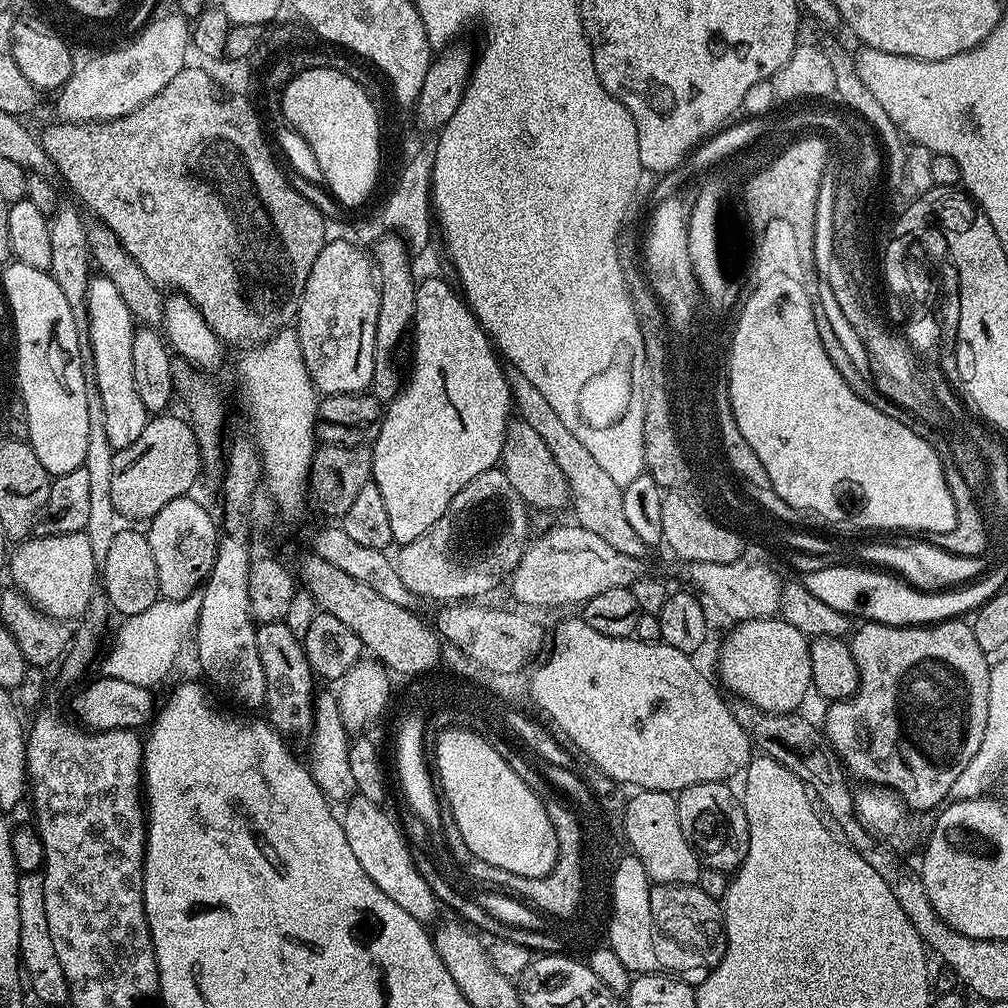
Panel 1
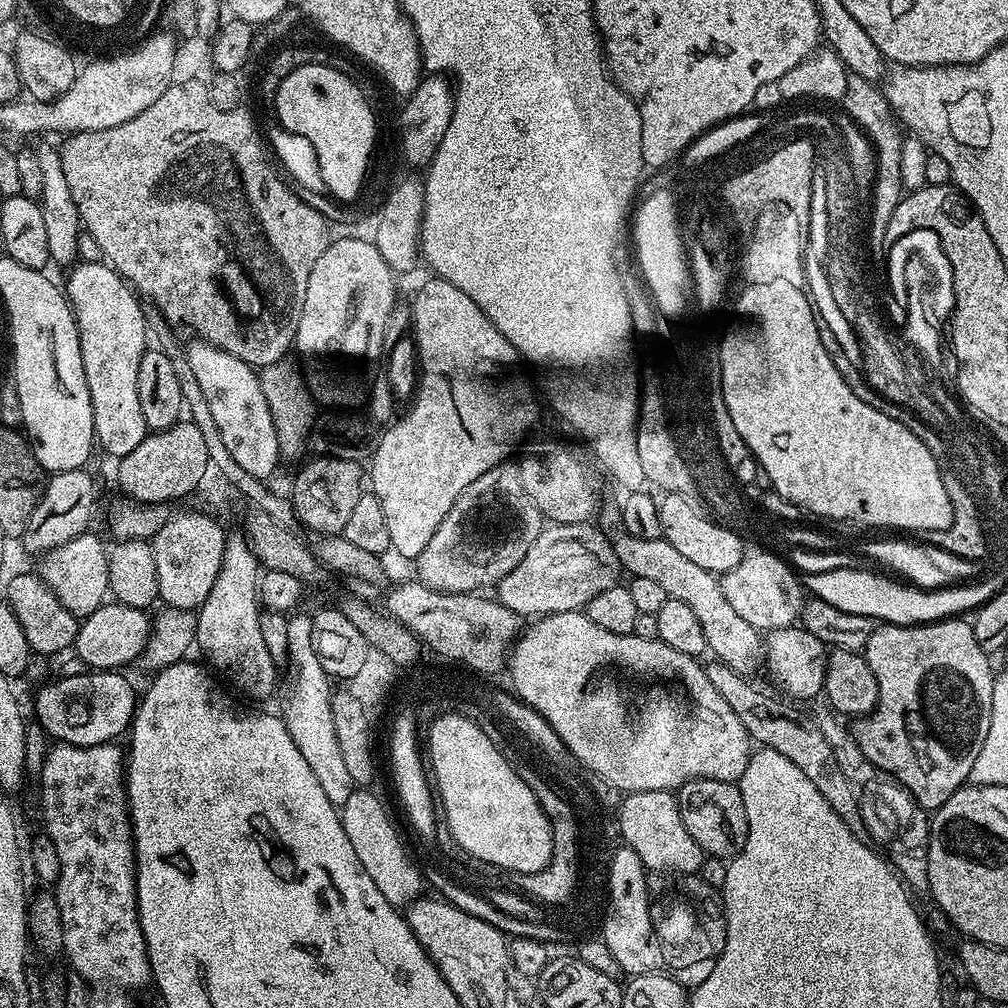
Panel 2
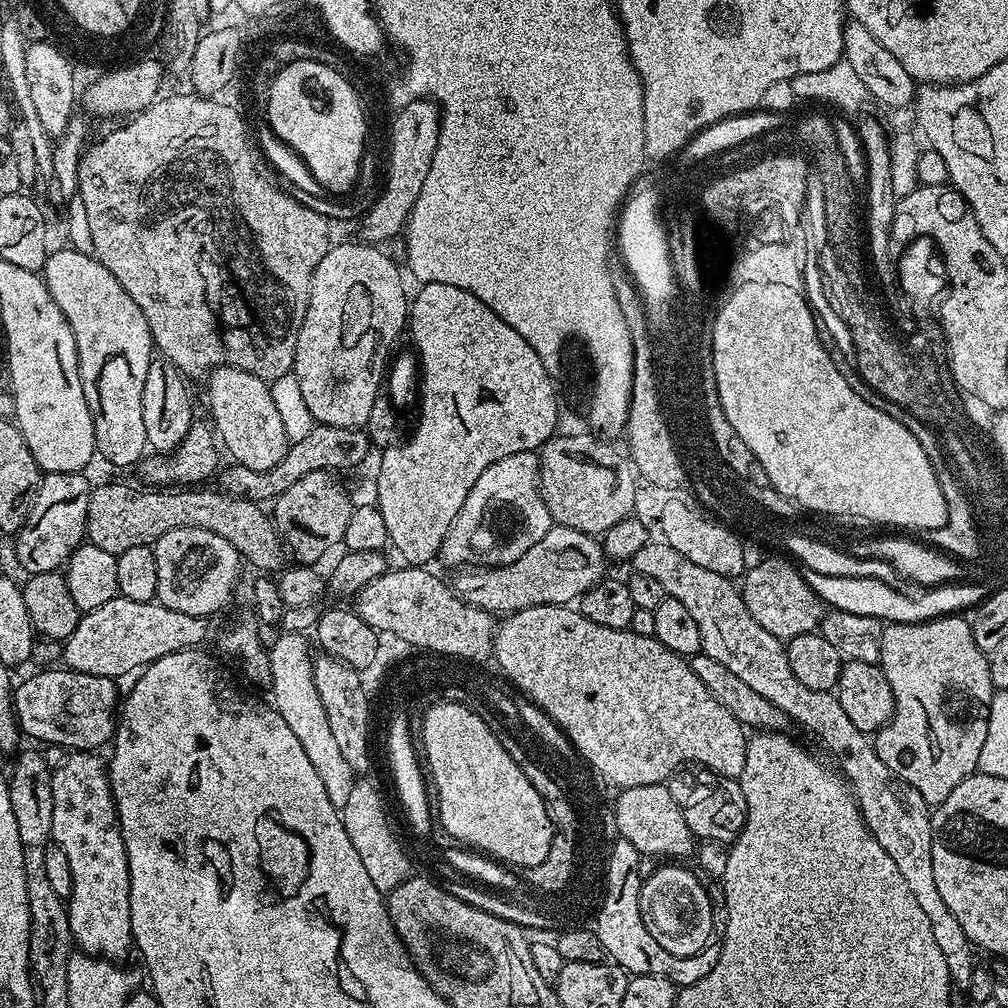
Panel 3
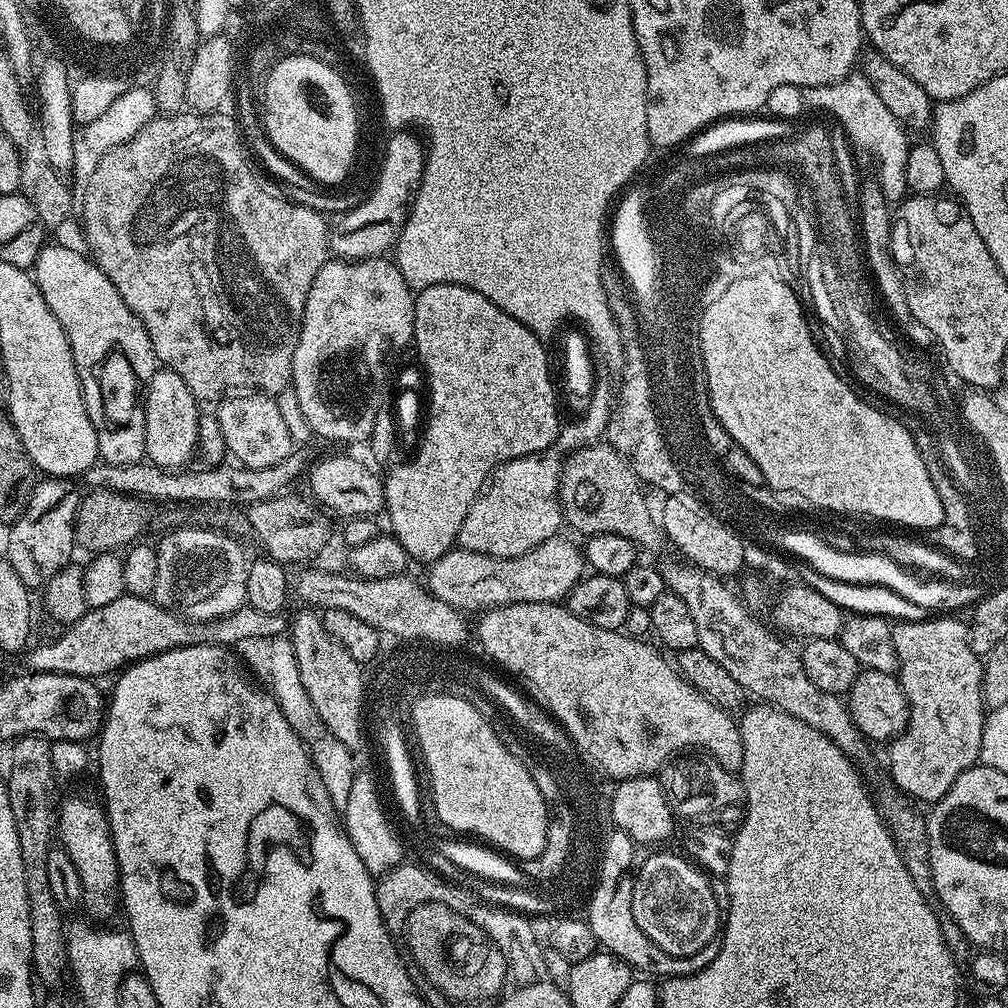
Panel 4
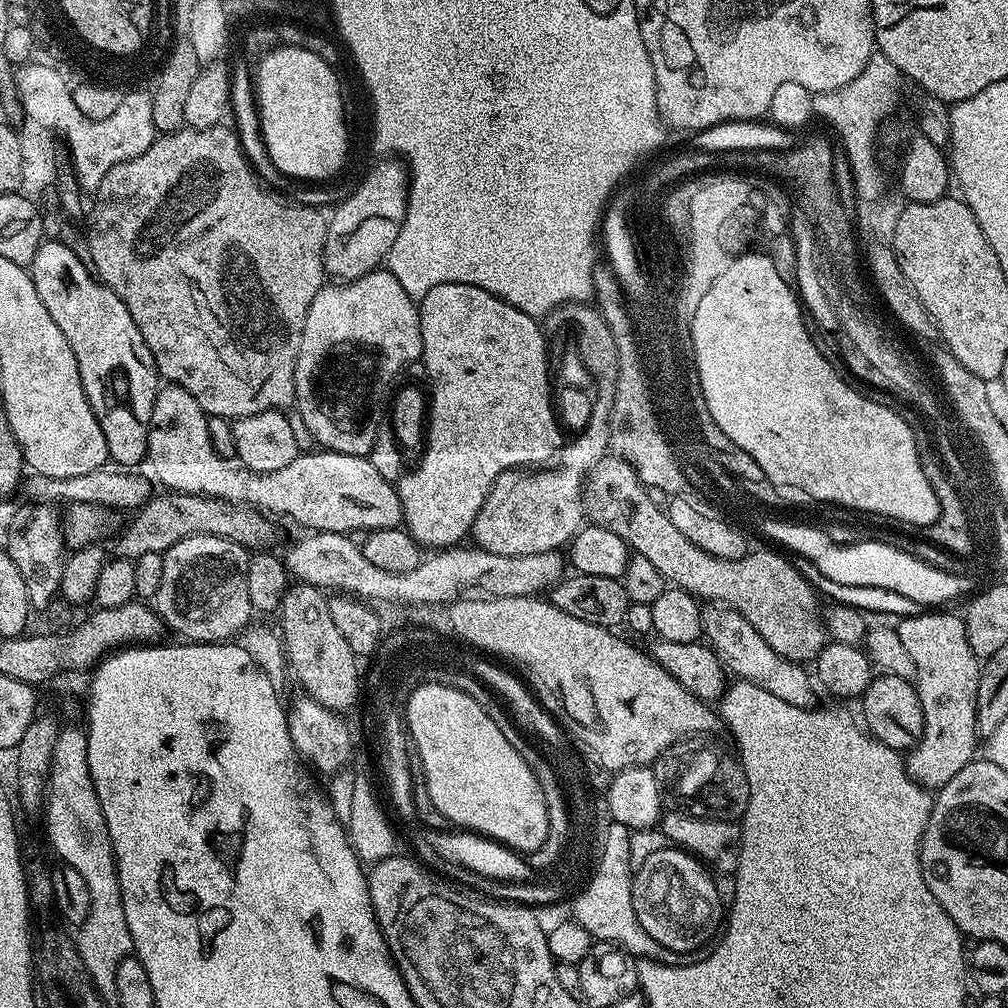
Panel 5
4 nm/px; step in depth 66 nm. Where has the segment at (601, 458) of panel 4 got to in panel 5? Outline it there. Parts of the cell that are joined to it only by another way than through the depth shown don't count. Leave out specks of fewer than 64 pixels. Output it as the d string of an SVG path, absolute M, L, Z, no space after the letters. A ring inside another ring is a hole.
M609 454L599 460L596 467L588 473L584 481L584 511L591 523L600 528L610 530L618 534L628 543L629 549L635 555L647 558L662 574L669 585L681 588L696 597L701 602L711 602L716 606L733 608L762 638L766 640L766 646L777 652L782 658L793 662L812 662L820 655L826 645L826 629L822 619L822 604L818 599L815 588L806 582L806 578L796 569L795 563L787 555L776 552L749 551L737 560L714 558L712 554L706 554L704 550L694 546L688 538L678 531L678 526L670 522L667 511L660 508L651 500L649 489L640 483L636 471L627 462L615 454Z

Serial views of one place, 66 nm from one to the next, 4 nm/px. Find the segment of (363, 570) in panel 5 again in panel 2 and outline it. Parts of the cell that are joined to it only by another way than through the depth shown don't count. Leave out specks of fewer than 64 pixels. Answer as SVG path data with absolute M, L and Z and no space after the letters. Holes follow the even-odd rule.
M549 523L544 527L534 538L534 546L526 550L526 558L495 585L500 604L522 618L539 618L555 612L581 611L594 594L610 590L621 579L622 569L607 535L594 525Z

